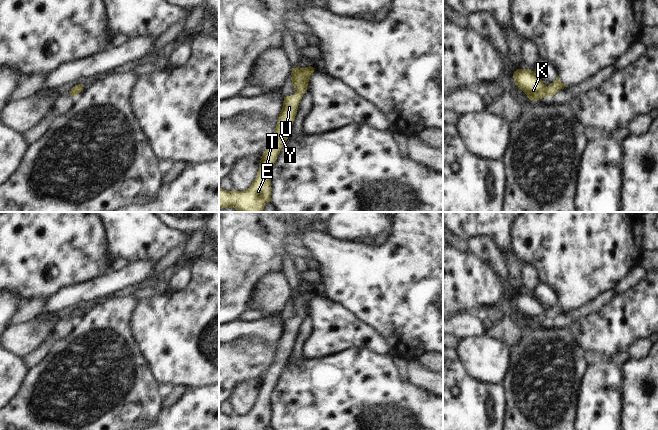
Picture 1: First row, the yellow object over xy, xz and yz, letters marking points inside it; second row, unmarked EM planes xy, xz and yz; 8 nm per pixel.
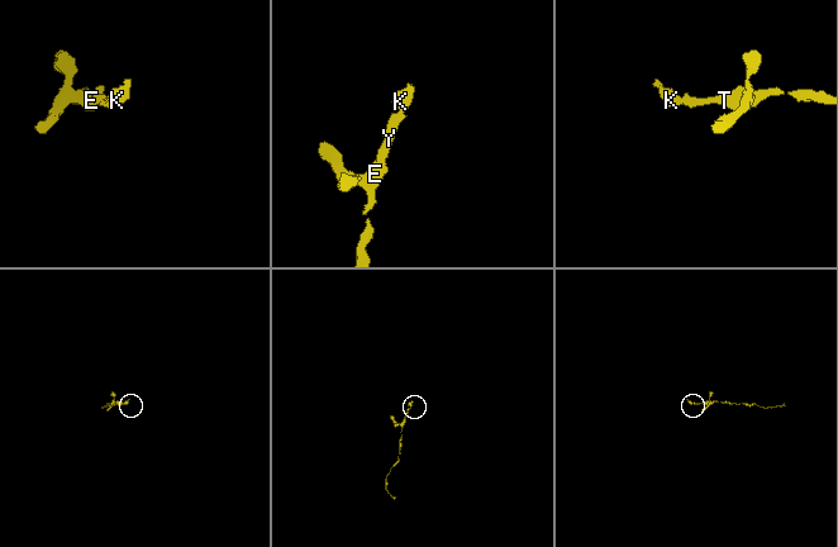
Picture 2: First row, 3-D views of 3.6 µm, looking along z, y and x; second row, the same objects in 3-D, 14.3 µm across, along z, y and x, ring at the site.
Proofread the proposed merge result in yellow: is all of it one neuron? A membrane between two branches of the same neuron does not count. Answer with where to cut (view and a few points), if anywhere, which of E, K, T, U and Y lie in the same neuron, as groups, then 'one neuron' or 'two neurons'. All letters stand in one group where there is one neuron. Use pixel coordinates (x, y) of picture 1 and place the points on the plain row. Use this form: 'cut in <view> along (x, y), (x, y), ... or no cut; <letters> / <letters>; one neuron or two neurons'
no cut; E K T U Y; one neuron

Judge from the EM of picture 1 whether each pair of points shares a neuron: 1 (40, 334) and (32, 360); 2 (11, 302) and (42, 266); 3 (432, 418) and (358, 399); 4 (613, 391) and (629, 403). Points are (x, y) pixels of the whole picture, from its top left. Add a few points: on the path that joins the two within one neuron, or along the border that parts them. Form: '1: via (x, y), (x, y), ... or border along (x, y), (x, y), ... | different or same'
1: border along (49, 338), (22, 358) | different
2: border along (10, 292), (17, 295), (23, 301) | different
3: via (414, 409), (400, 400), (376, 400) | same
4: border along (621, 373), (622, 419) | different

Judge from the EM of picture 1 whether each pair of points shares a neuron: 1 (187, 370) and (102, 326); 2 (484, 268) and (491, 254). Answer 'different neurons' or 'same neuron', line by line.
1: different neurons
2: different neurons

